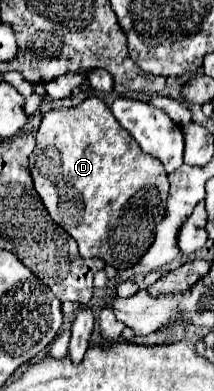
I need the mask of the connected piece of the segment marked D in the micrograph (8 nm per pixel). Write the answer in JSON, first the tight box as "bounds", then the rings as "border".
{"bounds":[30,96,170,272],"border":[[[90,96],[80,106],[44,114],[36,132],[36,148],[30,154],[30,172],[48,214],[78,242],[82,258],[102,258],[122,272],[134,266],[154,242],[156,226],[162,220],[164,202],[168,198],[170,184],[166,170],[158,160],[136,146],[134,138],[118,126],[110,108],[100,98]]]}

